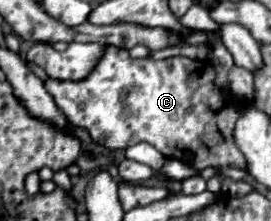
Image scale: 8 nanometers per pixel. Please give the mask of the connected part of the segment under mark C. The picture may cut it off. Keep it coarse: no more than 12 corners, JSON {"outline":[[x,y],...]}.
{"outline":[[107,44],[87,80],[45,80],[107,148],[149,142],[235,166],[239,100],[189,58]]}

